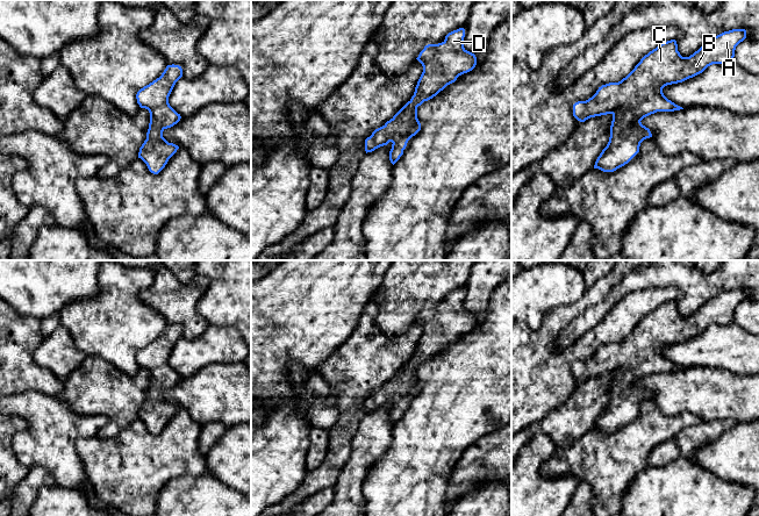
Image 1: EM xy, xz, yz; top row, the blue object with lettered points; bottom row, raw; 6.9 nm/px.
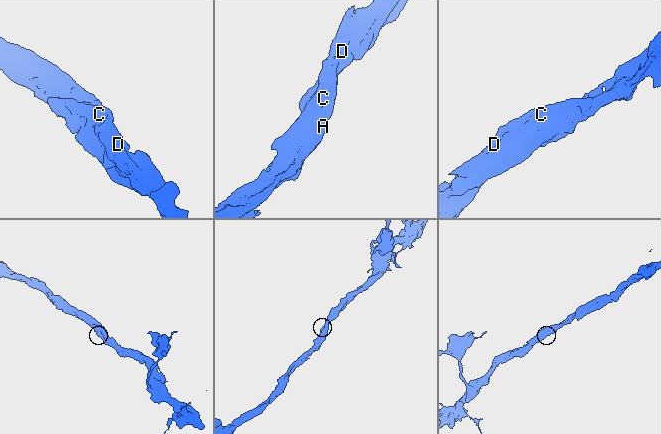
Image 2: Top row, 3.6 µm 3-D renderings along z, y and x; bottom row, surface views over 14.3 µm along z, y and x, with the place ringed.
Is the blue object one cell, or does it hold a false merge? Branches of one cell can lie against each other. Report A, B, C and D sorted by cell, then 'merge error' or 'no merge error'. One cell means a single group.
groups A B C D; no merge error

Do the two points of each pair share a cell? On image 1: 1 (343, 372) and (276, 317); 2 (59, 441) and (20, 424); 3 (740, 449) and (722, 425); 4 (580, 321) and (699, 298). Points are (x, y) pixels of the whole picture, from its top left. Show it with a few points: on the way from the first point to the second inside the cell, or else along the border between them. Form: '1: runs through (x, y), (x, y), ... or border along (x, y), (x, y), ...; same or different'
1: border along (345, 338), (316, 370); different
2: border along (19, 415), (27, 427), (14, 435), (14, 451); different
3: border along (737, 423), (727, 429), (715, 441), (702, 445); different
4: runs through (609, 301), (632, 280), (639, 278), (670, 278); same

